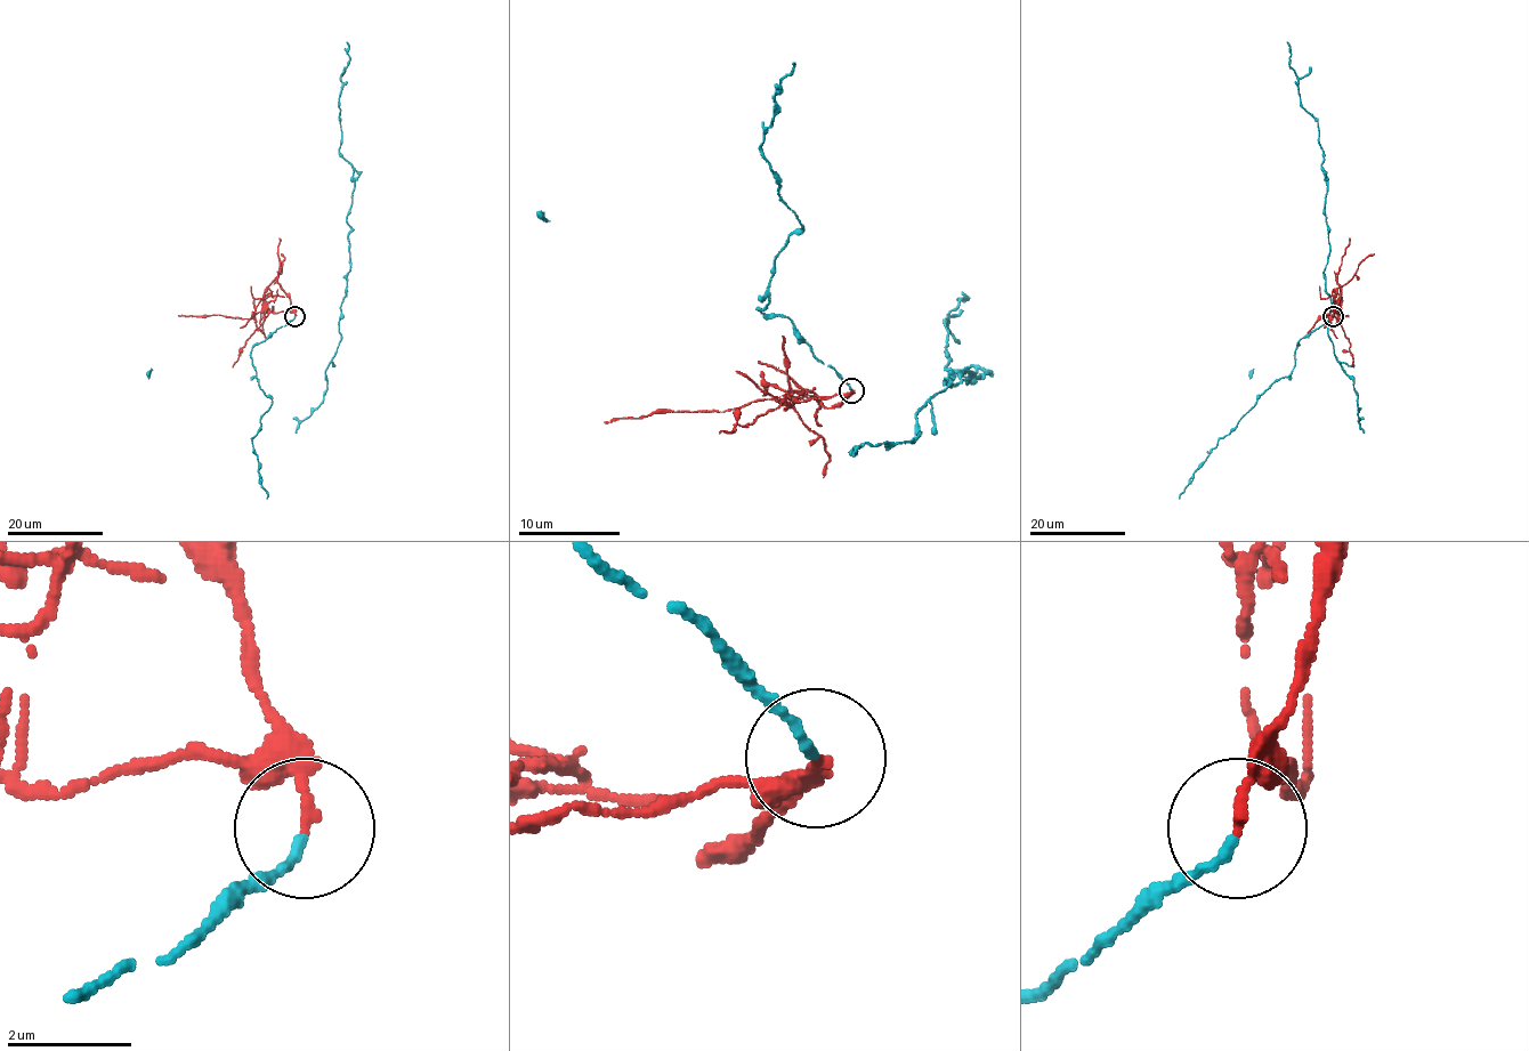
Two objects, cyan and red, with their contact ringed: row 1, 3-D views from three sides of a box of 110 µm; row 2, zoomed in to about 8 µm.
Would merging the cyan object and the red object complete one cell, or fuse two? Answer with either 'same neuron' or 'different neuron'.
different neuron

